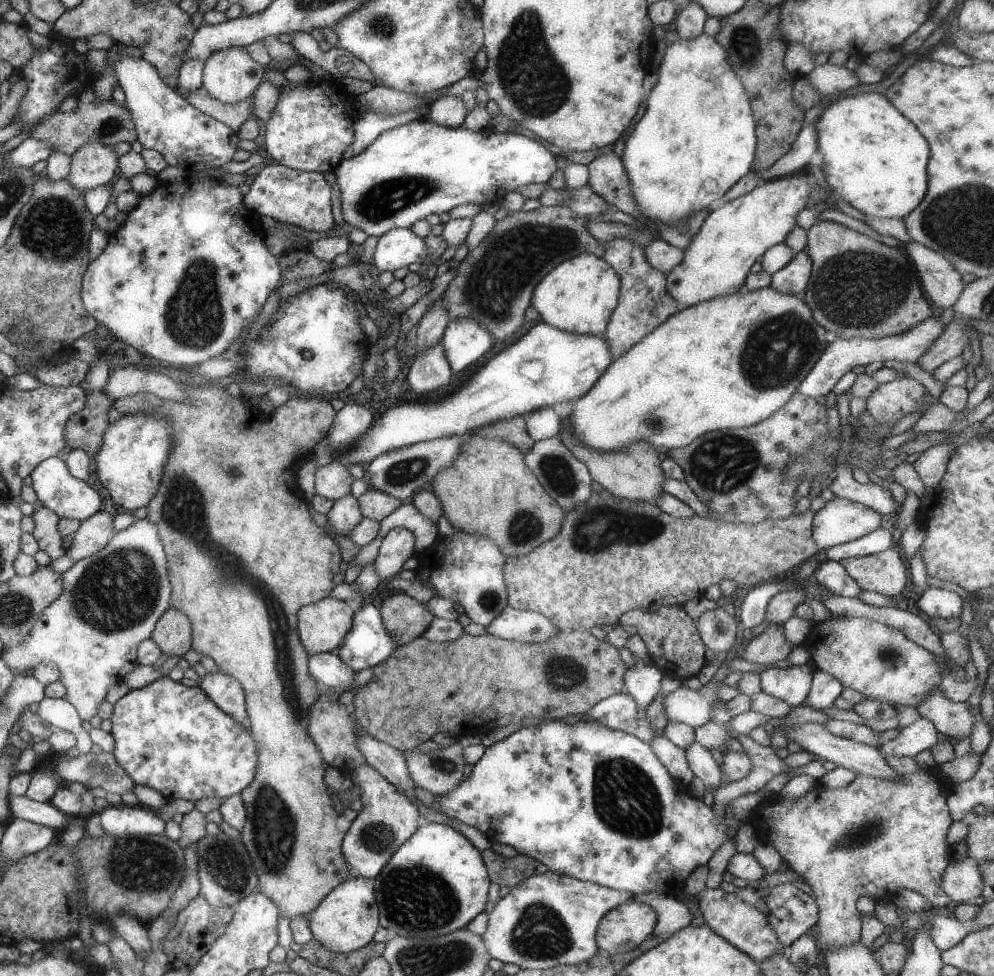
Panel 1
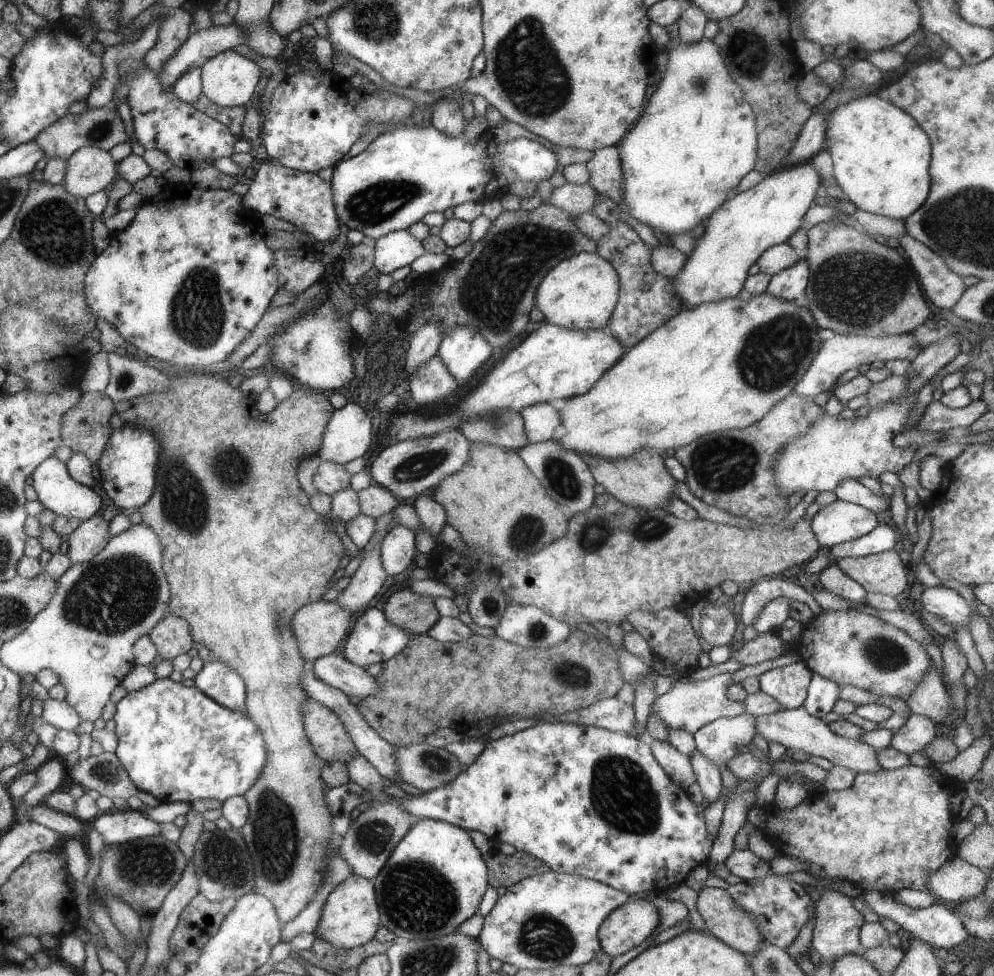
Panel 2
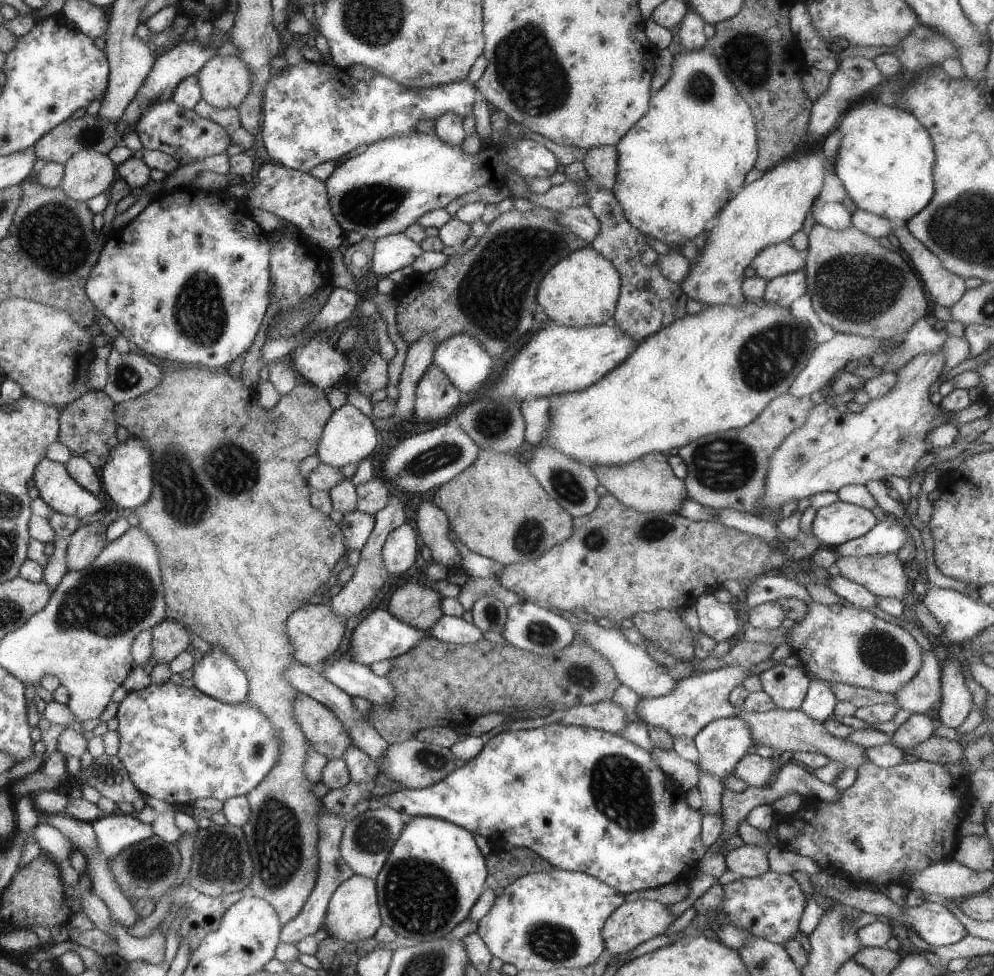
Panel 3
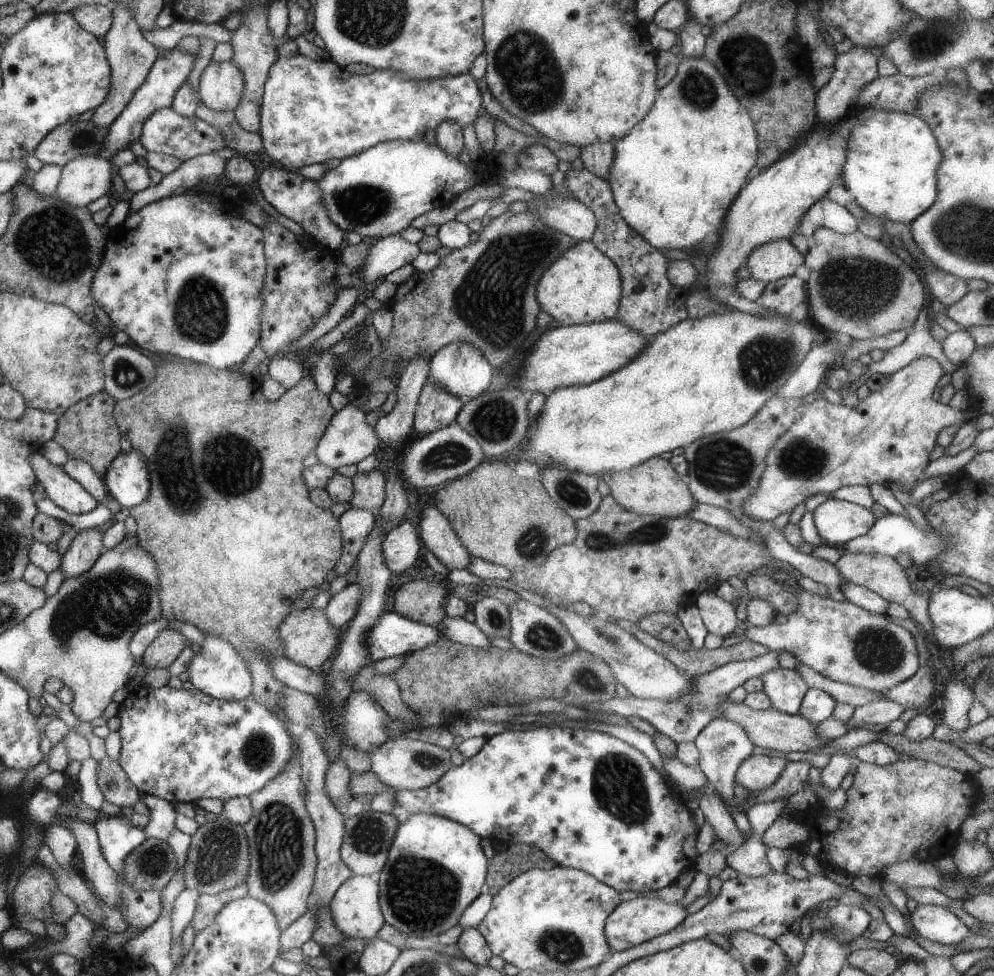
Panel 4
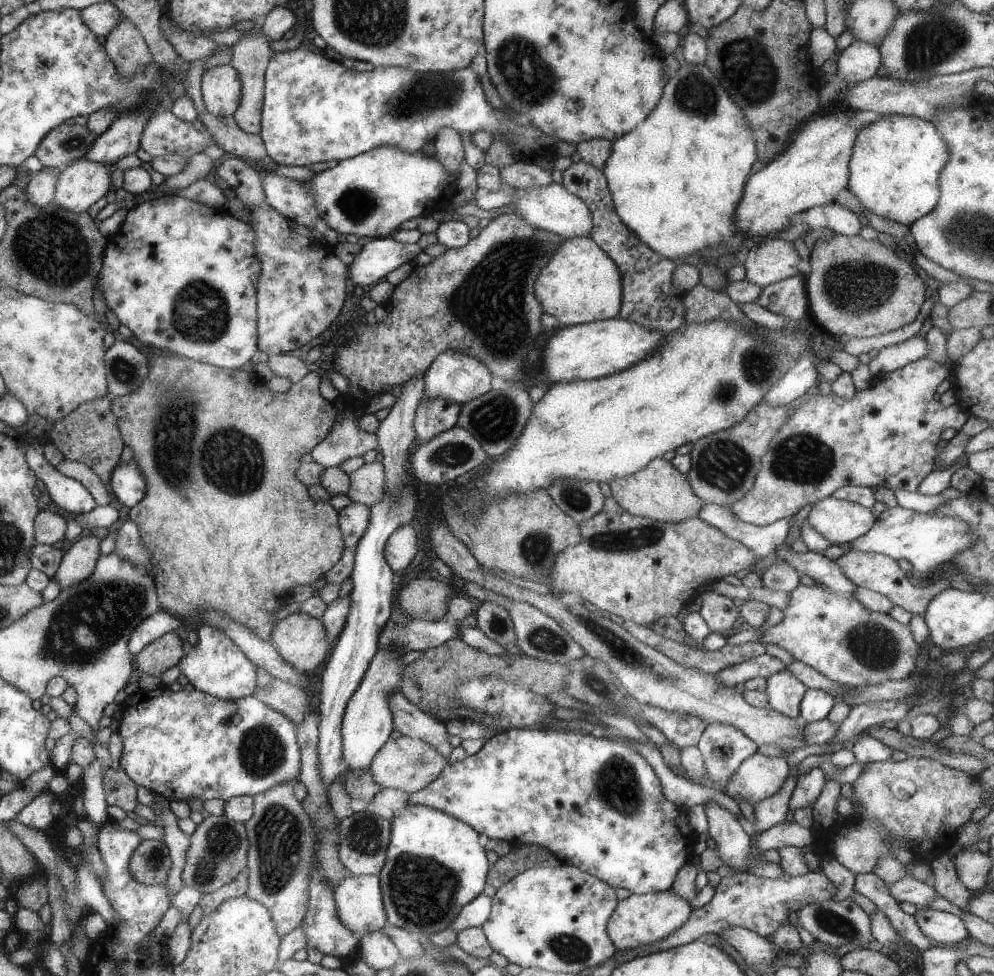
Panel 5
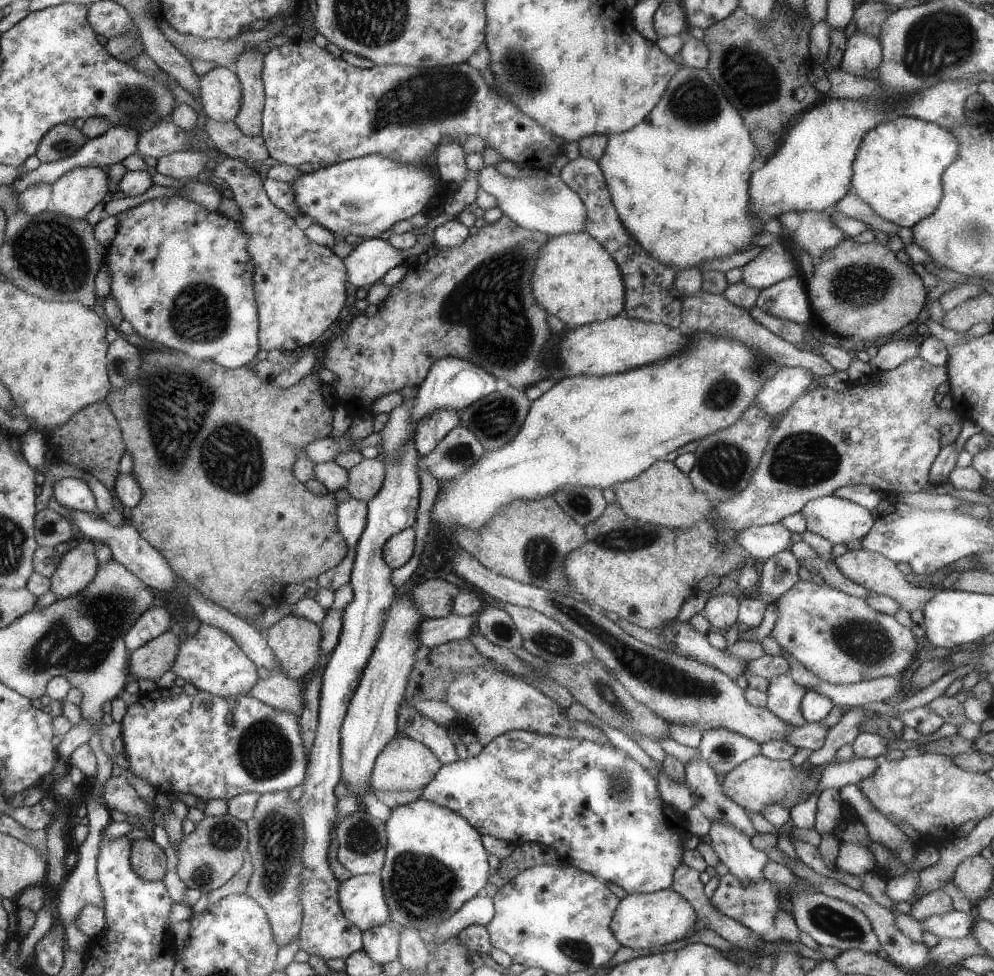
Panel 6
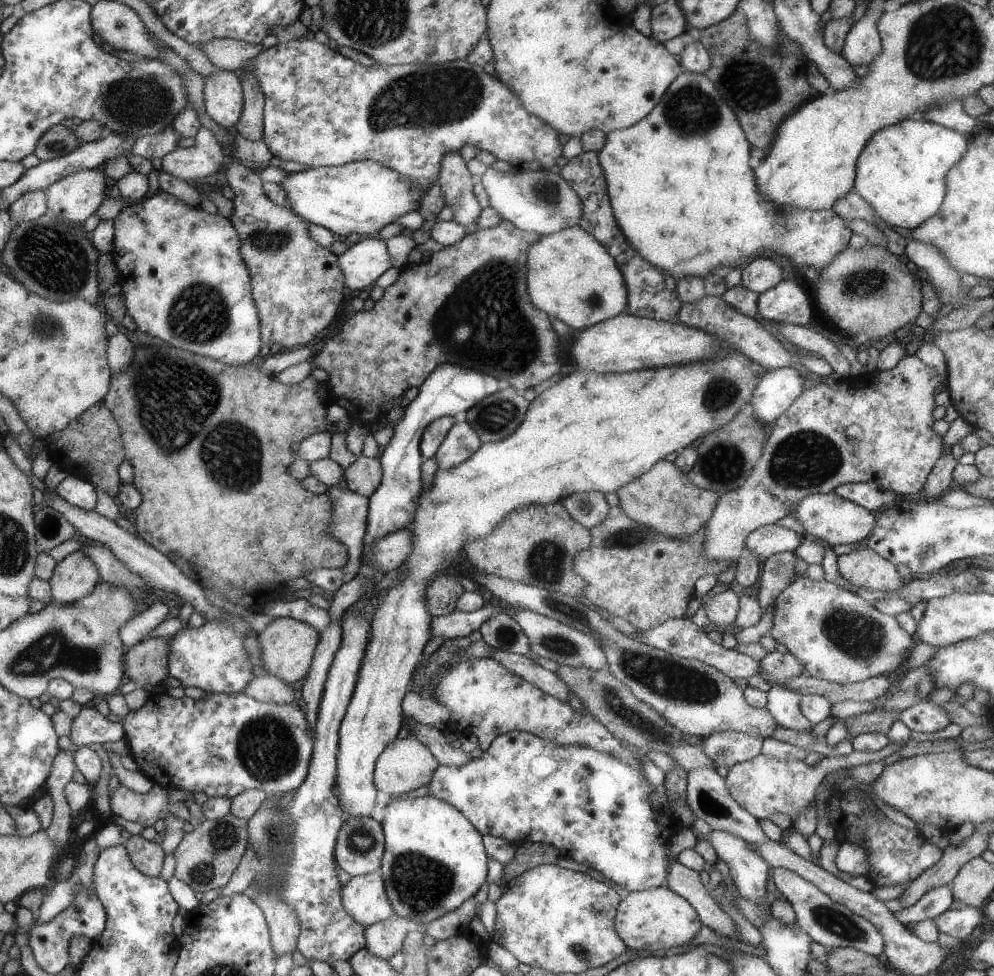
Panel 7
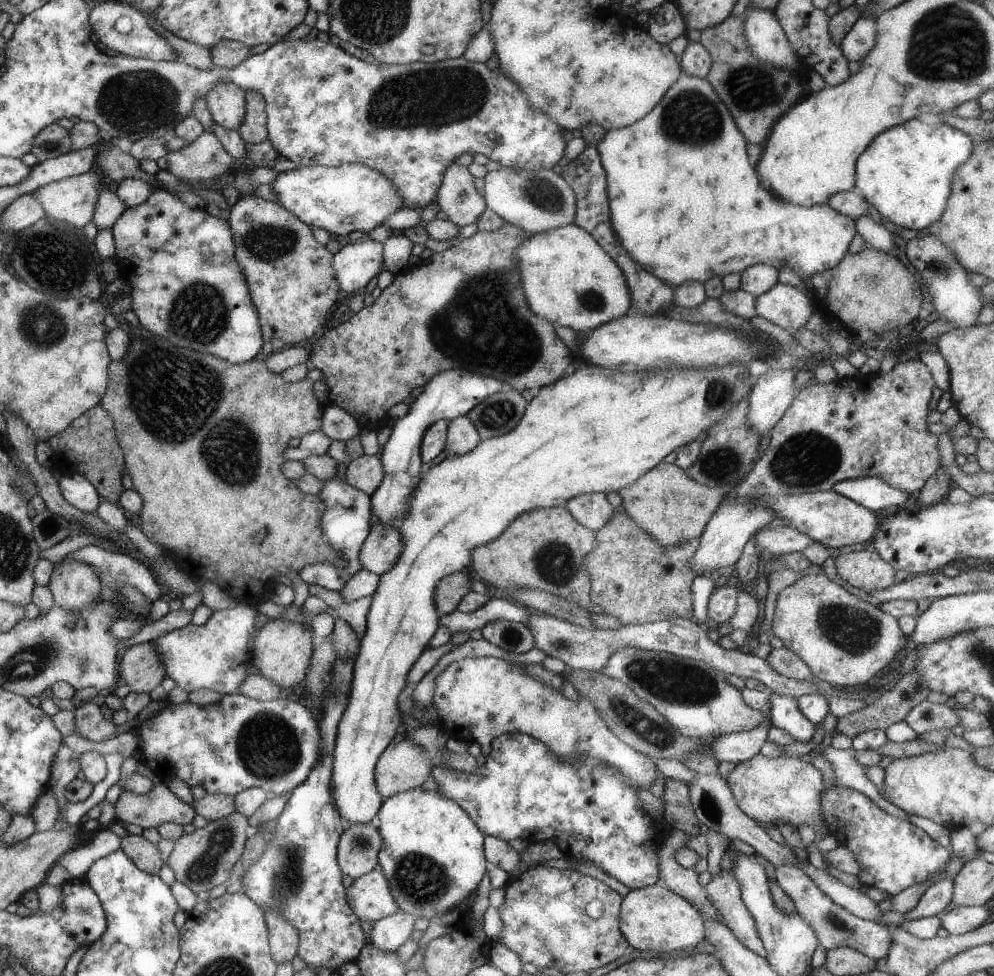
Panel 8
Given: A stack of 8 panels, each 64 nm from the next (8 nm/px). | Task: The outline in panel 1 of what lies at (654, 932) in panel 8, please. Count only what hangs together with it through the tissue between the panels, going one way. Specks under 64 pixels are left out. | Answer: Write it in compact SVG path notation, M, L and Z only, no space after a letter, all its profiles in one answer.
M629 898L599 920L597 946L607 956L631 952L639 948L643 940L651 938L655 924L657 912L651 906Z

